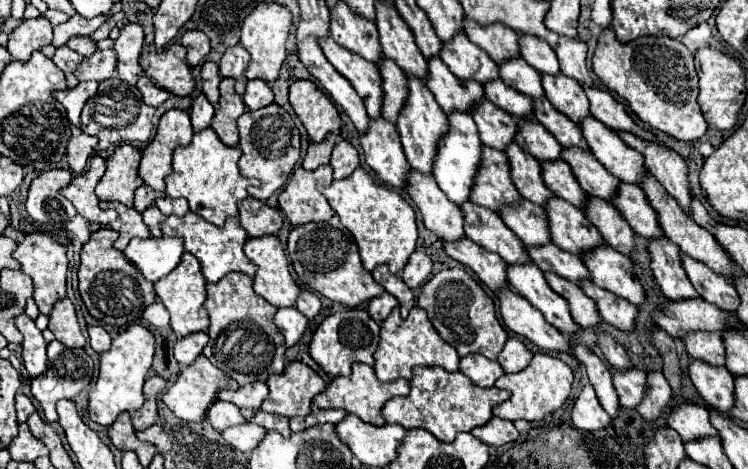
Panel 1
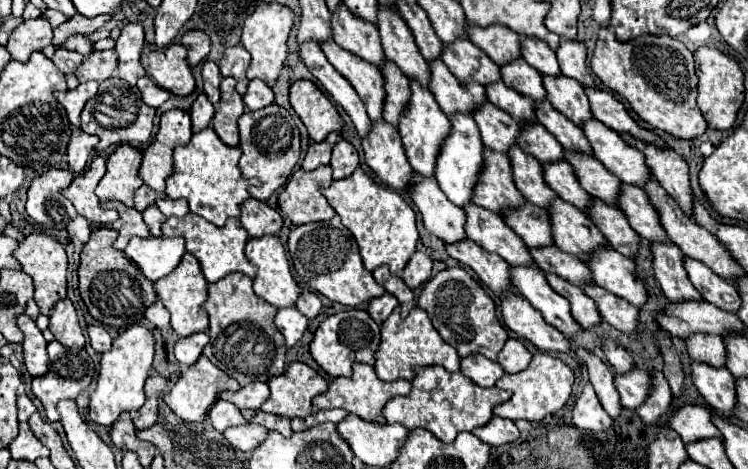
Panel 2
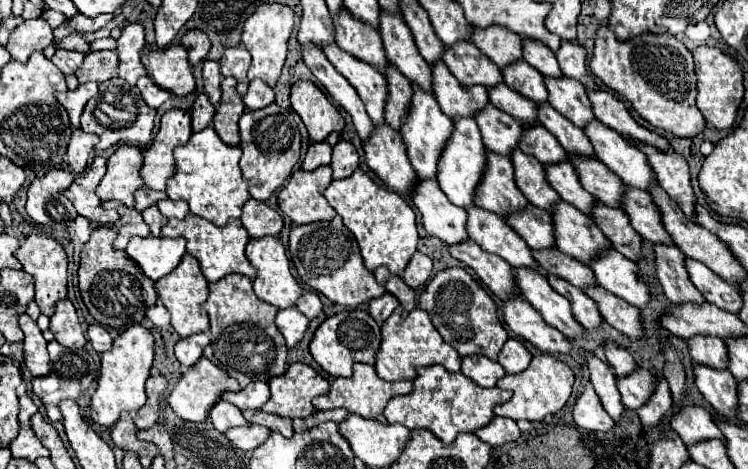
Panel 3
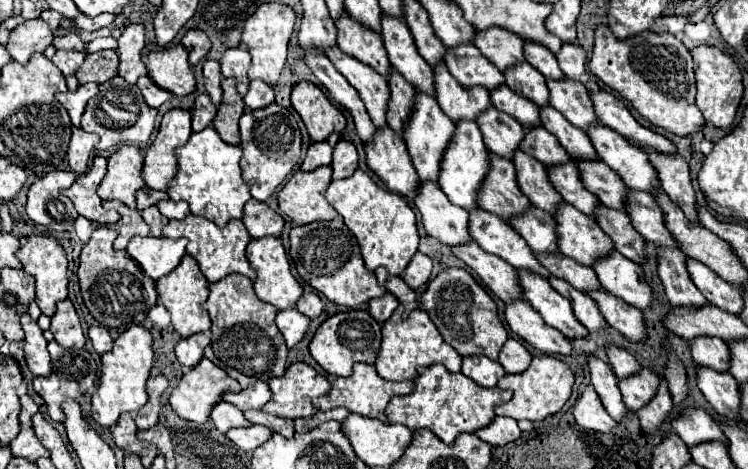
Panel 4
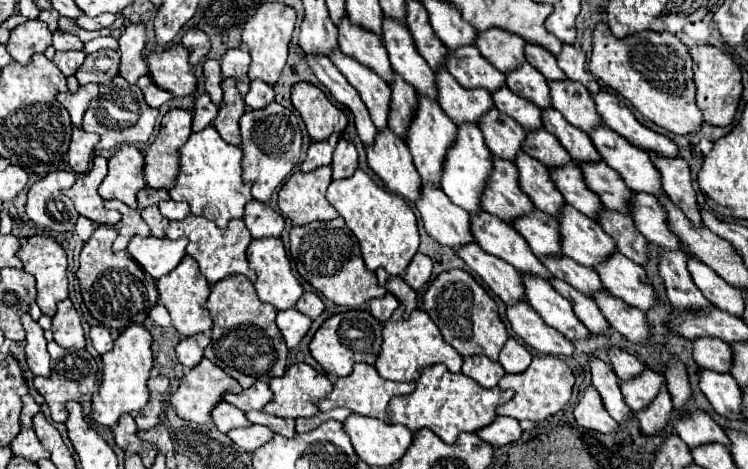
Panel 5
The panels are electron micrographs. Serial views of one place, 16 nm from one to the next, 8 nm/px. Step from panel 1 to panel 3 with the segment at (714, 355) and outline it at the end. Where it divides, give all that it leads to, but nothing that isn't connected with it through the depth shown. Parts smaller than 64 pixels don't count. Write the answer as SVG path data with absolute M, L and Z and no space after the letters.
M694 336L688 340L688 346L690 346L690 356L694 362L716 368L716 370L728 368L728 346L722 338Z

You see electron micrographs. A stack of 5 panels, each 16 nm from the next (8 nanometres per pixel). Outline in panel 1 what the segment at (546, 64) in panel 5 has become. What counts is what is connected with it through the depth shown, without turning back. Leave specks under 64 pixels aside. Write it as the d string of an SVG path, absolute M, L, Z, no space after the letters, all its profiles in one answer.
M520 36L520 56L540 74L558 74L556 52L536 36Z

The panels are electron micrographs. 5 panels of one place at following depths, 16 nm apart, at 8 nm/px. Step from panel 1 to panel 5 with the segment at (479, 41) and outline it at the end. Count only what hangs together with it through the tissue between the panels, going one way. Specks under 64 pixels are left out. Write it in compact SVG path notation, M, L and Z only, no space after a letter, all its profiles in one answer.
M492 28L488 32L478 34L476 48L502 74L508 74L526 62L526 42L520 36L504 32L500 28Z

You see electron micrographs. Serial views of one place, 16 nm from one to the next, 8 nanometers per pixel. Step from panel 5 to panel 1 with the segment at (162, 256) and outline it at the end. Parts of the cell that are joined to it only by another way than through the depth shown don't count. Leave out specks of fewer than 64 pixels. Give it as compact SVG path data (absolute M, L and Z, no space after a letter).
M166 236L132 238L124 254L144 274L146 280L156 282L178 266L184 254L184 240L166 238Z

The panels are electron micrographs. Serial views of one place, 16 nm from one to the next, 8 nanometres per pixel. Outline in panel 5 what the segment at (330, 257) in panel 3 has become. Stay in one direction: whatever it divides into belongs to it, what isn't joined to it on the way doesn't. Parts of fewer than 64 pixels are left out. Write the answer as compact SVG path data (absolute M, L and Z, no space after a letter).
M340 216L330 222L310 222L306 226L294 226L290 230L290 254L300 276L334 304L360 308L372 298L380 298L386 294L386 288L378 284L376 274L364 264L358 238Z

